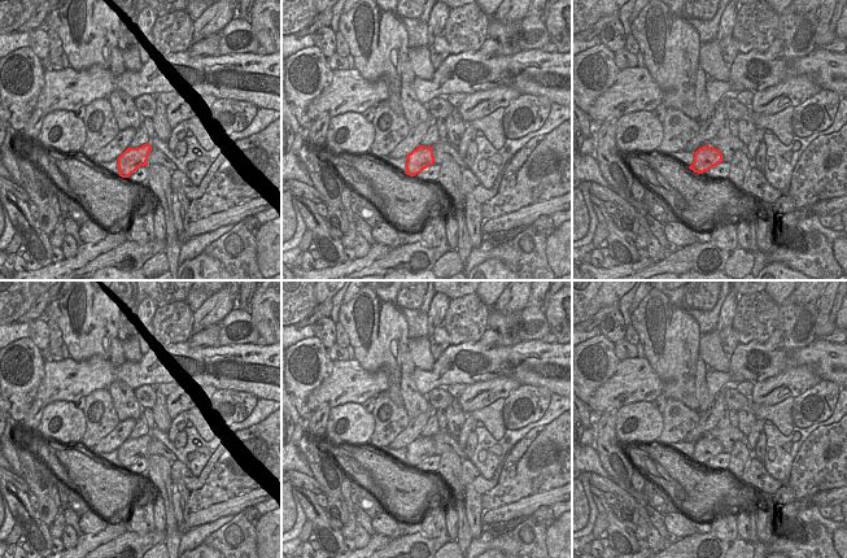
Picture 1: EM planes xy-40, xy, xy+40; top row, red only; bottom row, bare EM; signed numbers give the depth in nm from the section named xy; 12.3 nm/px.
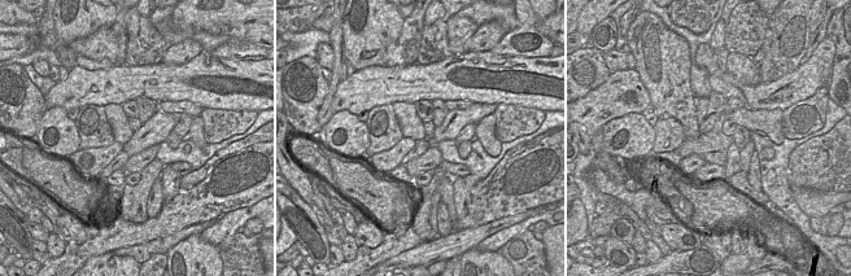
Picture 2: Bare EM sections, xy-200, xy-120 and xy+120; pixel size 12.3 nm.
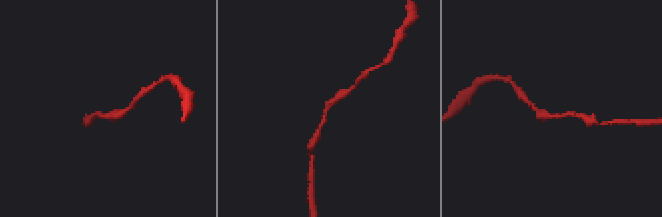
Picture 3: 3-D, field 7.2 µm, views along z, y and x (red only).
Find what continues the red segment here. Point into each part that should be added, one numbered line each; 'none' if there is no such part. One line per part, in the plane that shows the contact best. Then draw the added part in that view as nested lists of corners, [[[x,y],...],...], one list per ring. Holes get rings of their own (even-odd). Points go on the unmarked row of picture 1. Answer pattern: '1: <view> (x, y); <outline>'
none

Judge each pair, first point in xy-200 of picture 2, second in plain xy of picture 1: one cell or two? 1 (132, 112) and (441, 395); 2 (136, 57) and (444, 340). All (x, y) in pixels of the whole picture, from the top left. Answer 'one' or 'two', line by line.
1: one
2: one

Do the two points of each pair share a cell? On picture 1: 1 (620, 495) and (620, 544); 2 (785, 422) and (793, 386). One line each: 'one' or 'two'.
1: two
2: two

